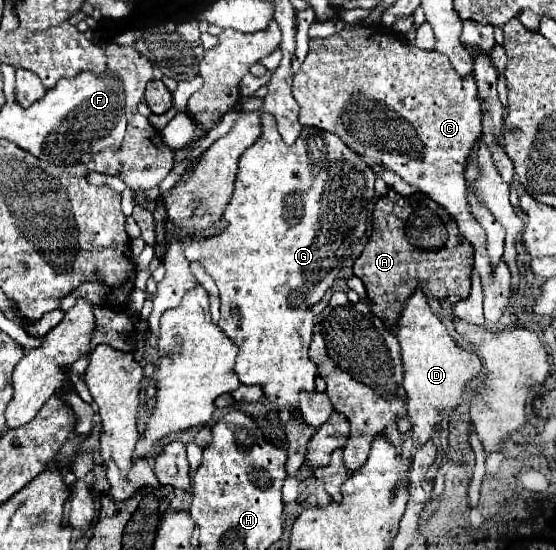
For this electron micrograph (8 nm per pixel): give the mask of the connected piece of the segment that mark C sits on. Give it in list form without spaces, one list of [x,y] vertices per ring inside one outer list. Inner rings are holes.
[[[380,22],[374,26],[350,24],[334,36],[310,40],[310,52],[300,70],[294,74],[292,94],[300,106],[298,122],[302,126],[316,126],[336,134],[346,146],[350,146],[350,150],[366,158],[366,162],[396,172],[414,188],[430,194],[434,202],[452,214],[462,236],[474,246],[474,270],[482,280],[486,322],[498,322],[508,304],[510,272],[506,266],[492,266],[486,250],[486,232],[470,212],[464,184],[464,162],[472,142],[480,134],[480,106],[476,100],[474,74],[470,72],[462,78],[444,54],[410,46],[402,34],[392,32]]]

